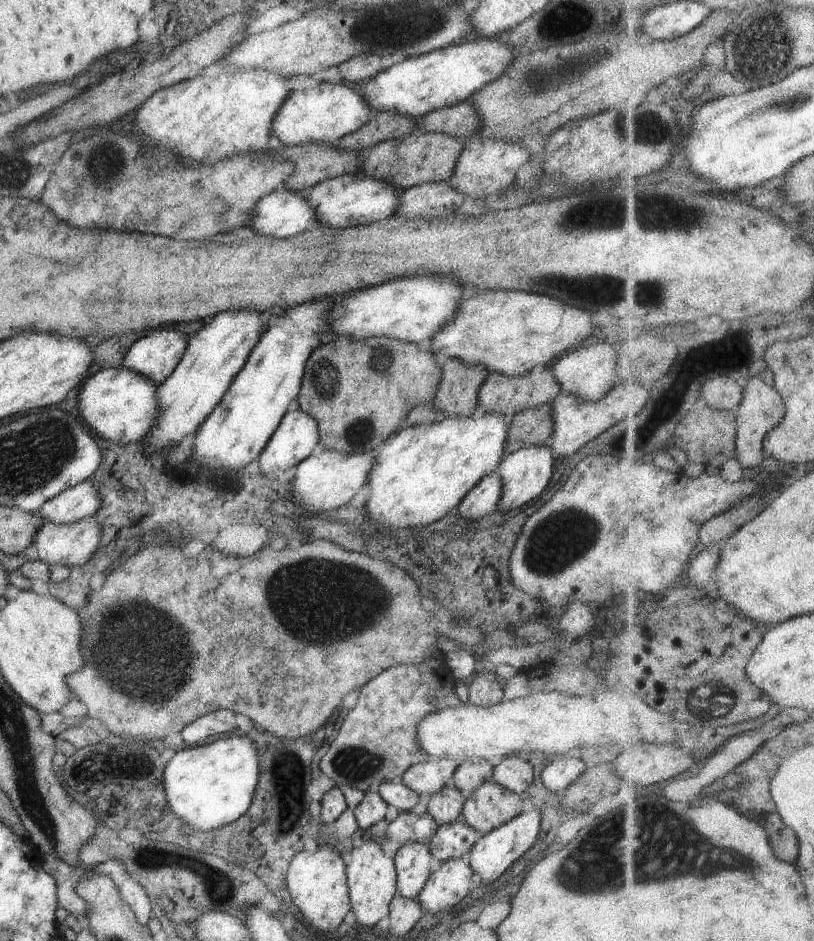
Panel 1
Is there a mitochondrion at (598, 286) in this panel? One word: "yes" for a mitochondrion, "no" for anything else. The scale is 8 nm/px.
yes

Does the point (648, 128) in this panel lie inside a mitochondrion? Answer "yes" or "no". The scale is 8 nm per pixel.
yes

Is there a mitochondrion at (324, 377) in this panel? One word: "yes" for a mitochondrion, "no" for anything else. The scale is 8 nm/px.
yes

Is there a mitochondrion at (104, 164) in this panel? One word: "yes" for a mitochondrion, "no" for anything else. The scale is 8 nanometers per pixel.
yes

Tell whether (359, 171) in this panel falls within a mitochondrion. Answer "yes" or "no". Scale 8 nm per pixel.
no

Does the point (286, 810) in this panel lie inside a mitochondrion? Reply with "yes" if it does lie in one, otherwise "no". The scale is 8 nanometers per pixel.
no

